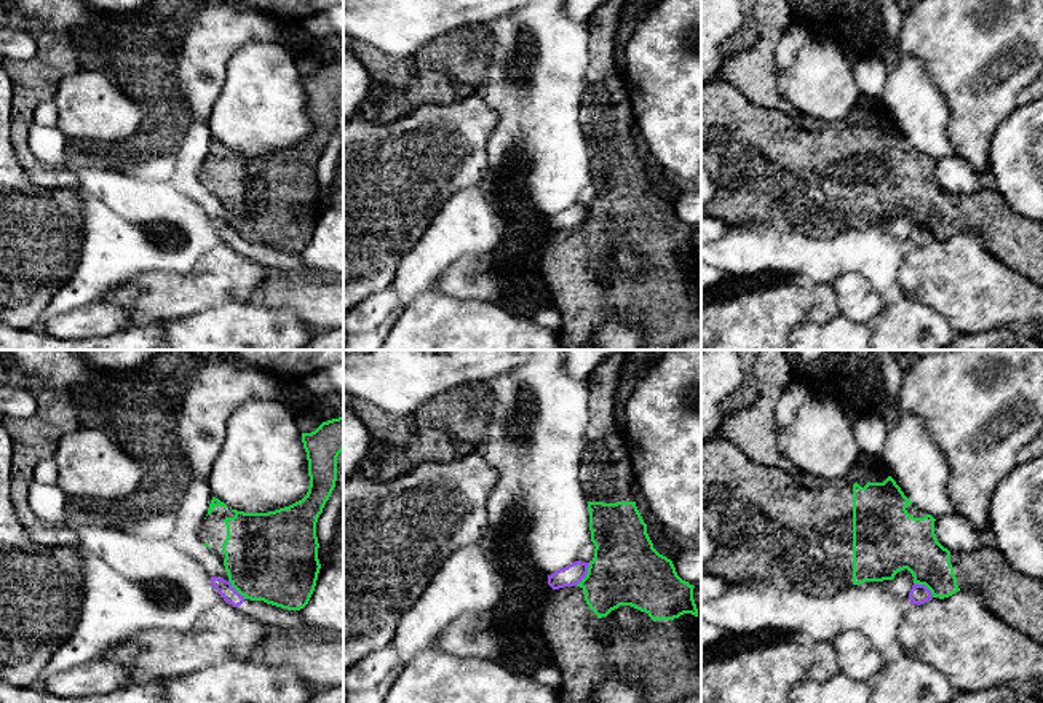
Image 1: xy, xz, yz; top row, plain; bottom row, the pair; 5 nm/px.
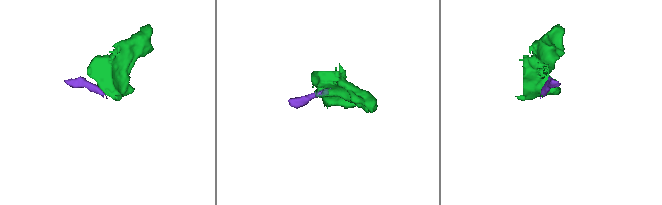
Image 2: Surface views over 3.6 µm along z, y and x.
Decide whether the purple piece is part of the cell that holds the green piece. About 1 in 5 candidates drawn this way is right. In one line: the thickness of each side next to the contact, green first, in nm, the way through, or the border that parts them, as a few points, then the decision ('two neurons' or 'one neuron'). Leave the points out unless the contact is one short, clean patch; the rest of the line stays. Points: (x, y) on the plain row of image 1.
360/100 nm | along xz (590, 205), (586, 218), (577, 227) | two neurons

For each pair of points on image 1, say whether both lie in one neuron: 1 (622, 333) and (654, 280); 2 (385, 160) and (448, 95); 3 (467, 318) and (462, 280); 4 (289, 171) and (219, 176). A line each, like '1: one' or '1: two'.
1: two
2: two
3: two
4: one

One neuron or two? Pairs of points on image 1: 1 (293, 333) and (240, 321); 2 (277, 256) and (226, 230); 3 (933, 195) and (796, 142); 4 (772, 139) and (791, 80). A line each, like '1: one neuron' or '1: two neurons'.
1: one neuron
2: one neuron
3: one neuron
4: two neurons

